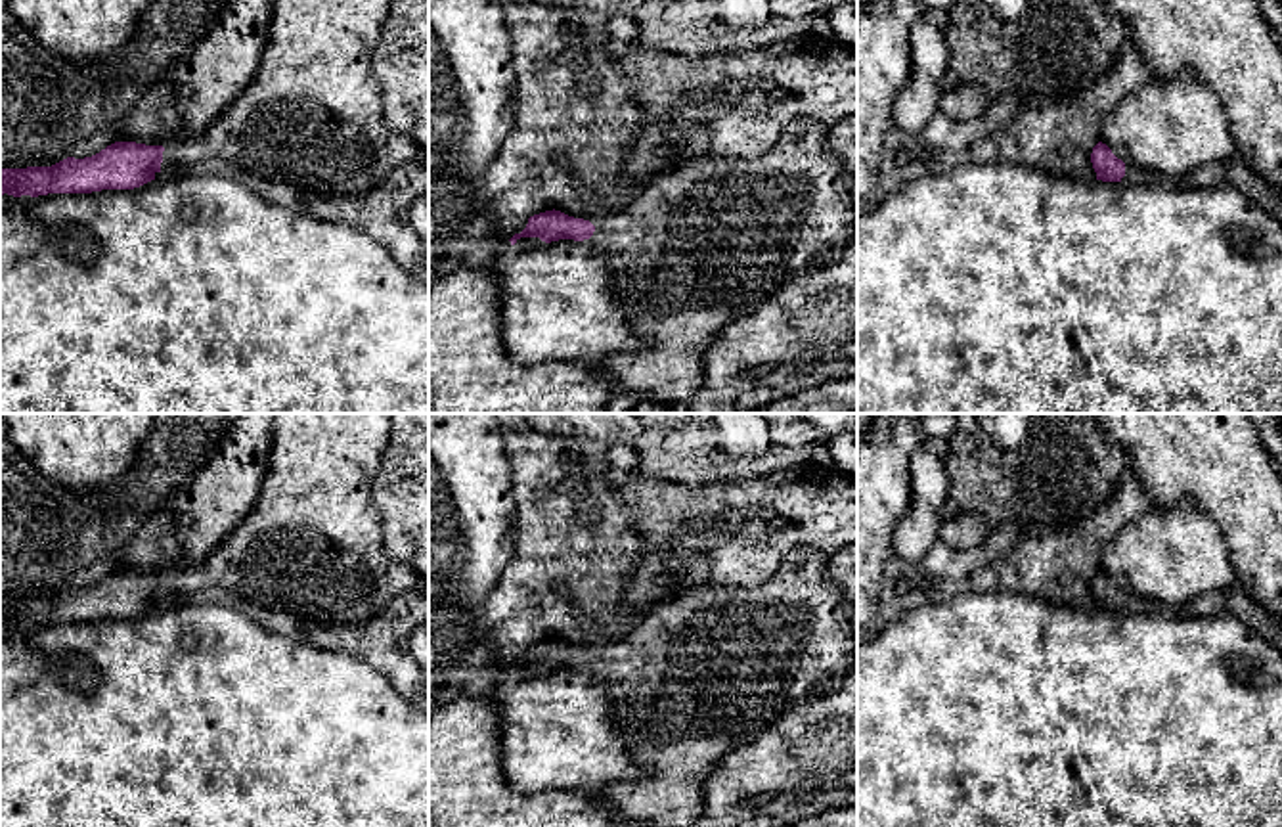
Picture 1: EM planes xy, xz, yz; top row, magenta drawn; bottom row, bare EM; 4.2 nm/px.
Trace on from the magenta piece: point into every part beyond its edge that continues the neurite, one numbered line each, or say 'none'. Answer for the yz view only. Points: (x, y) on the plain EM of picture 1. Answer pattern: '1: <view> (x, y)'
1: yz (1133, 603)

